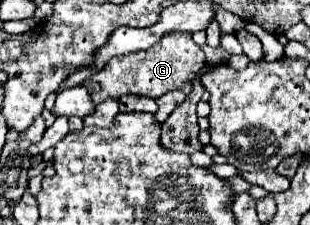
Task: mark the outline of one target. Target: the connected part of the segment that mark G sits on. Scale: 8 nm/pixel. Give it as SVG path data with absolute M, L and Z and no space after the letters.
M170 33L170 35L164 35L148 51L136 51L136 53L112 57L100 73L84 81L84 87L90 91L90 97L96 105L106 99L118 99L120 95L126 95L126 93L158 99L160 95L174 89L182 93L190 93L192 79L204 65L206 65L204 51L192 41L192 33Z

